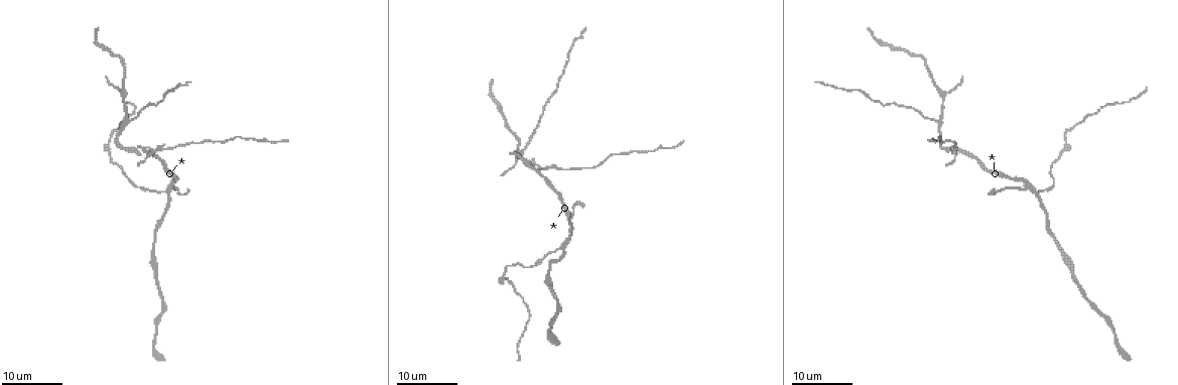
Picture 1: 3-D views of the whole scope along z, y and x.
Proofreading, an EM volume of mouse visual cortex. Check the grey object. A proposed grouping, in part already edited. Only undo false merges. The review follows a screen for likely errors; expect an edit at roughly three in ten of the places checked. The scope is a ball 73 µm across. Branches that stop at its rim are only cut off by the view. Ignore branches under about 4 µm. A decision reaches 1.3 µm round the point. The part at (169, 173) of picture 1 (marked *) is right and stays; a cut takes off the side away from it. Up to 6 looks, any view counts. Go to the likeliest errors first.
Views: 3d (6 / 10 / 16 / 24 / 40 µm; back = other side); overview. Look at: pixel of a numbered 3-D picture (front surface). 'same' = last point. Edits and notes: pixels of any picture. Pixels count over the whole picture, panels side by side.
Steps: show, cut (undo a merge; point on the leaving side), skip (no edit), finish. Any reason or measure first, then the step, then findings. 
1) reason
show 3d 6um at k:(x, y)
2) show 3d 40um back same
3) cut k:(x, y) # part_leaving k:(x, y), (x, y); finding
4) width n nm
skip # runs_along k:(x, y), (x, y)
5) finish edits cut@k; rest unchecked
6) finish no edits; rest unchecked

show 3d 24um at 1:(569, 241)

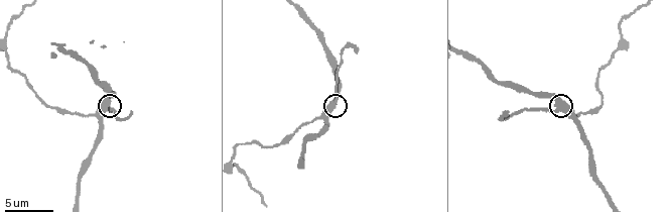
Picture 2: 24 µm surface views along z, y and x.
closer look
show 3d 6um at 2:(107, 107)

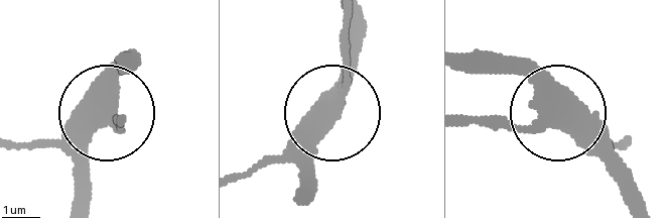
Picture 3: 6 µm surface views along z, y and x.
cut 3:(346, 45) # part_leaving 3:(339, 97), (348, 23); a second cell is stuck on

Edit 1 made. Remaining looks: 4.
show overview

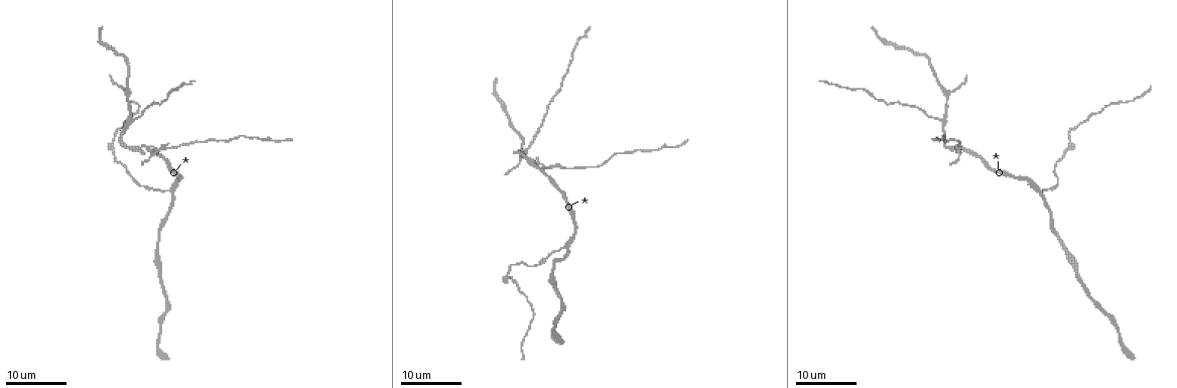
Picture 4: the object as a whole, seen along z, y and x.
four-way junction
show 3d 24um at 4:(947, 91)

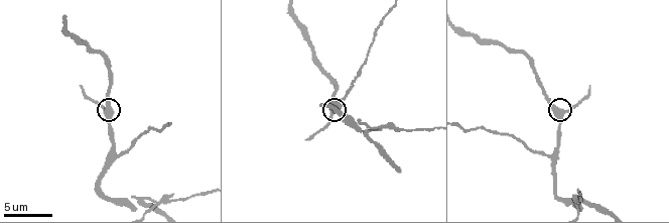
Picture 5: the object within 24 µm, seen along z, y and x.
show 3d 6um at 5:(559, 111)

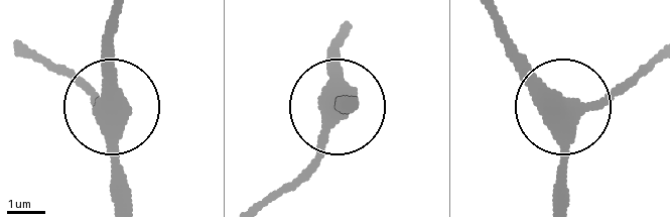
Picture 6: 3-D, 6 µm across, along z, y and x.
width 410 nm
skip # runs_along 6:(551, 202), (567, 109), (635, 87); one cell here

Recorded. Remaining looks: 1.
finish edits cut@3; rest unchecked

